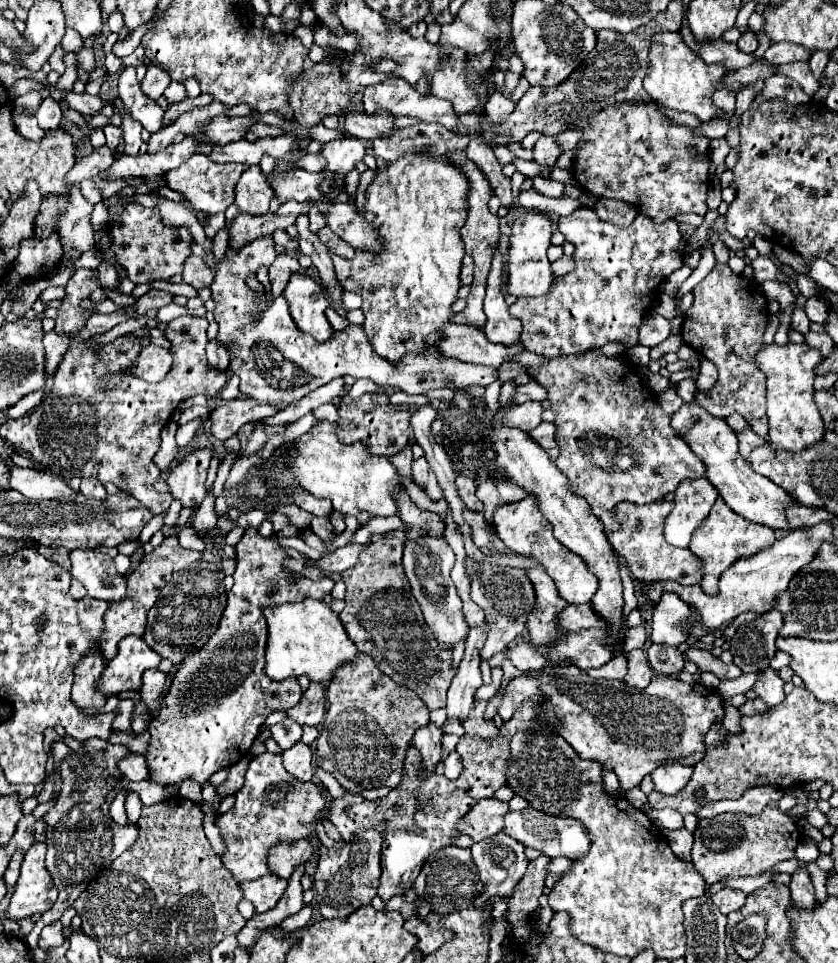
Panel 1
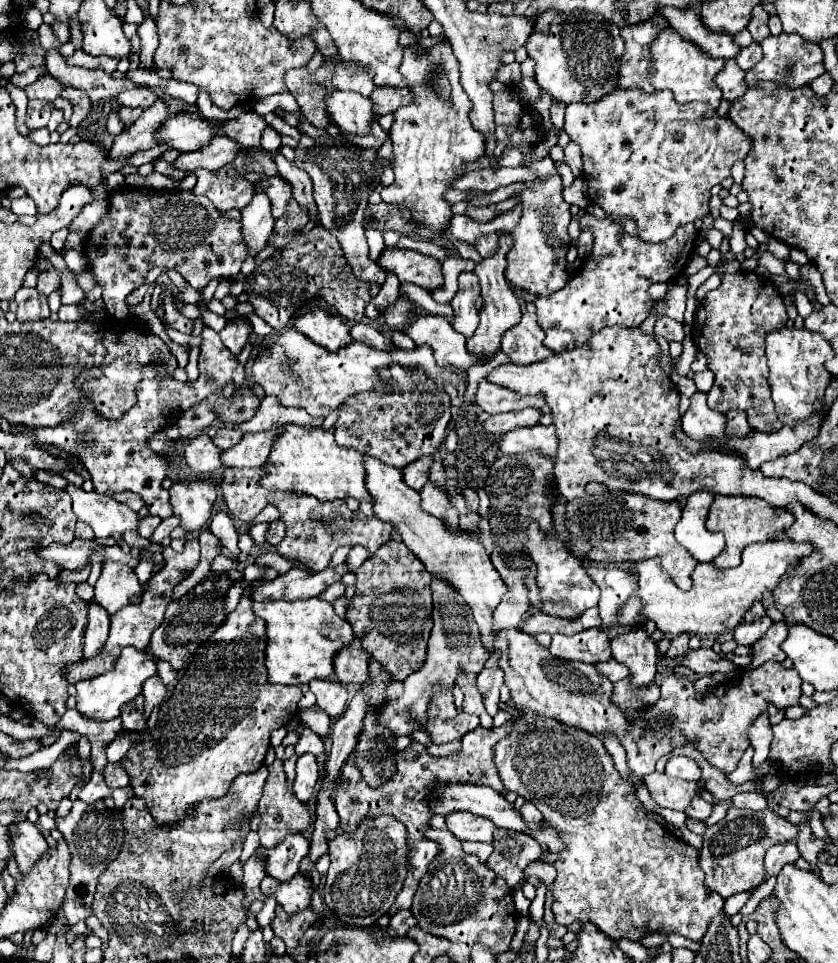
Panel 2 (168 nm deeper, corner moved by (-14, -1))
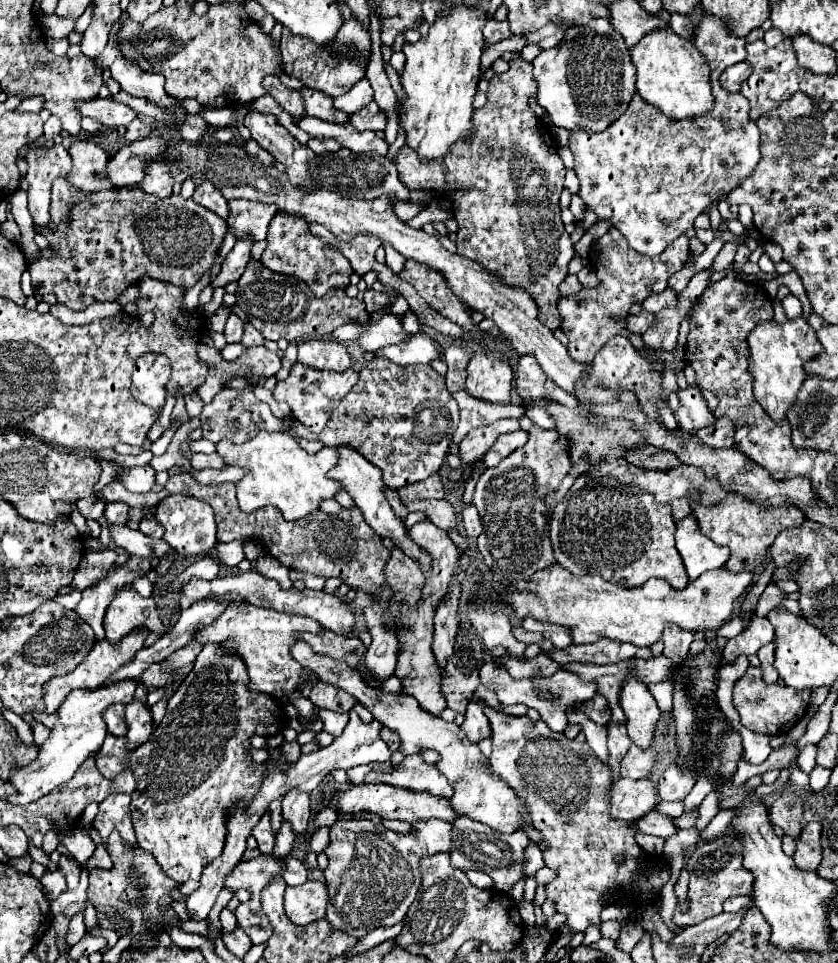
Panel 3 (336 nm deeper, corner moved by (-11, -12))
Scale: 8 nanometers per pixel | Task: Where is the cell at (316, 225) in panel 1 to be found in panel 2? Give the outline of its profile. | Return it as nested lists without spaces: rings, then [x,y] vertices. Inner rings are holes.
[[[300,133],[294,163],[300,169],[304,169],[314,183],[314,201],[318,205],[322,227],[326,227],[338,239],[344,253],[364,253],[363,255],[345,254],[351,272],[363,282],[382,286],[386,272],[368,257],[368,243],[362,221],[364,221],[364,209],[368,205],[368,197],[380,185],[384,161],[378,157],[376,151],[356,147],[344,137],[322,135],[312,139],[306,133]]]

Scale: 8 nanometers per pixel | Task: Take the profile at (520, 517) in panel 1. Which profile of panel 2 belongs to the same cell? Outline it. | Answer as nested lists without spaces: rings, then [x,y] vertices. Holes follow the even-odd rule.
[[[530,523],[528,529],[528,549],[530,555],[538,567],[538,587],[540,587],[540,599],[542,599],[542,613],[560,617],[560,619],[576,619],[580,613],[584,613],[590,607],[598,605],[600,589],[598,585],[588,577],[580,561],[570,555],[570,551],[558,541],[546,539],[546,535],[536,527],[536,523]]]

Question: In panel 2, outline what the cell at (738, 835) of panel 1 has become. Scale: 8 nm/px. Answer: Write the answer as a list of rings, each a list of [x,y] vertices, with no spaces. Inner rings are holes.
[[[730,809],[728,815],[716,825],[708,827],[704,833],[704,845],[700,851],[700,867],[706,873],[704,885],[716,891],[720,897],[728,899],[734,893],[752,891],[764,881],[764,853],[778,841],[794,839],[796,825],[772,811],[750,811],[750,809]]]

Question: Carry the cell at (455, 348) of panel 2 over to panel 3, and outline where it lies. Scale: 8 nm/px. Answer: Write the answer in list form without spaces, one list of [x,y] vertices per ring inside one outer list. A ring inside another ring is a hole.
[[[393,314],[383,316],[379,322],[369,320],[367,324],[369,324],[369,330],[365,332],[365,336],[357,340],[359,346],[367,352],[377,352],[391,344],[403,344],[411,336],[403,330],[403,324]]]

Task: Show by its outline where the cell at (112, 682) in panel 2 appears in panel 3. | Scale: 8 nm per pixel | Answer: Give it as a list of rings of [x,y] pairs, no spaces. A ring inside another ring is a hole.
[[[127,678],[127,680],[117,680],[107,686],[99,686],[95,690],[73,690],[67,700],[59,706],[59,720],[51,730],[51,736],[47,742],[39,748],[39,756],[33,764],[25,768],[15,768],[11,772],[9,782],[17,788],[17,796],[9,796],[9,802],[13,804],[29,804],[33,800],[39,800],[41,796],[49,794],[53,788],[61,786],[63,782],[71,780],[73,774],[77,772],[79,764],[91,756],[97,748],[101,748],[105,736],[107,736],[107,724],[103,720],[103,712],[115,704],[129,704],[133,700],[133,694],[137,690],[137,682]]]

